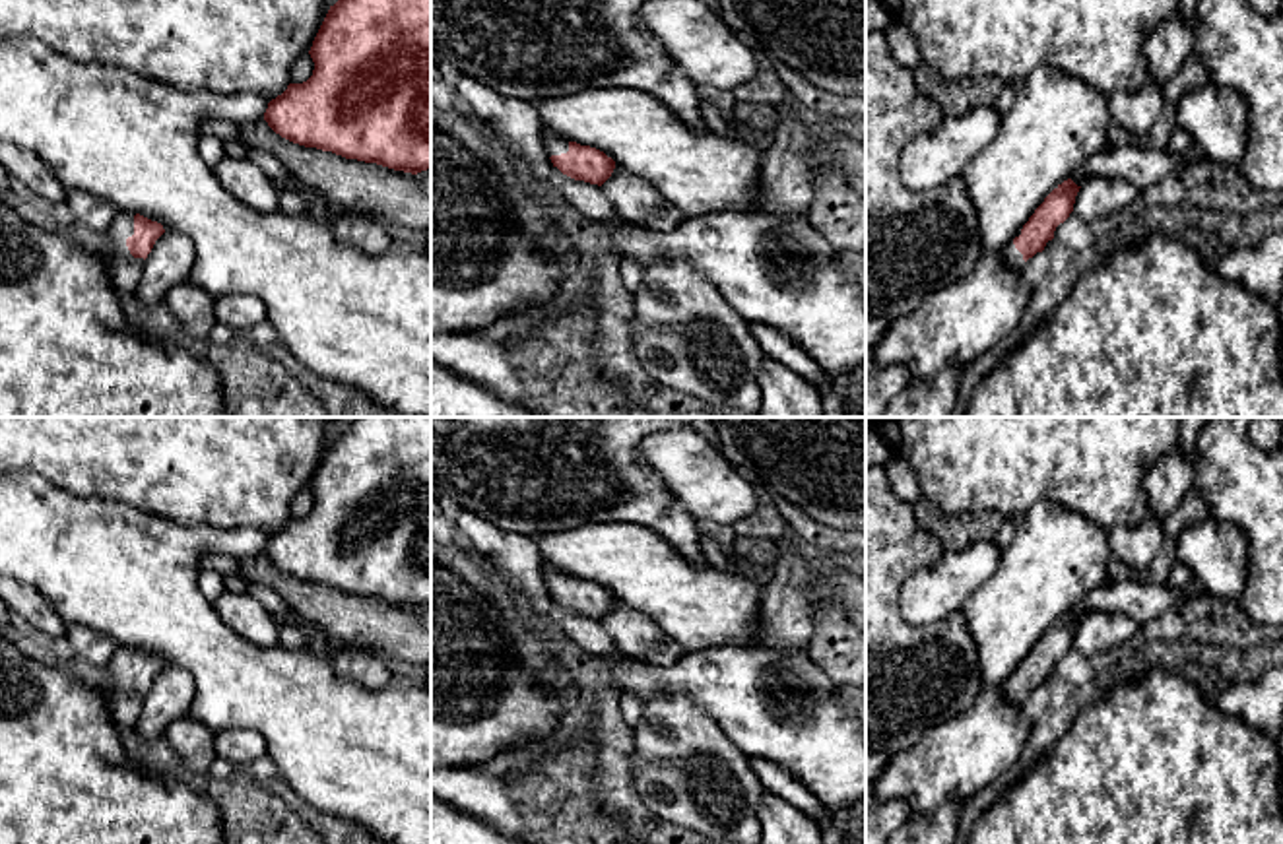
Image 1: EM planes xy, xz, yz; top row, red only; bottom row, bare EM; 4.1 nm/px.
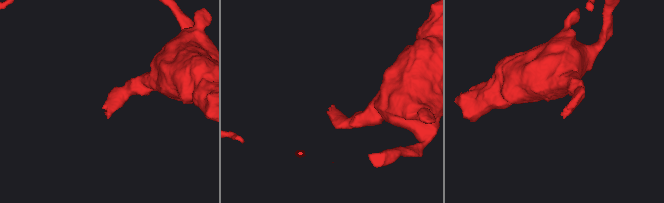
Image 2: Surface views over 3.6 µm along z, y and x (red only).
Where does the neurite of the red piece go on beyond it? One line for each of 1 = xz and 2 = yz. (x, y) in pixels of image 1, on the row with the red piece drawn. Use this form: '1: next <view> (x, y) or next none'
1: next xz (554, 146)
2: next yz (1008, 255)

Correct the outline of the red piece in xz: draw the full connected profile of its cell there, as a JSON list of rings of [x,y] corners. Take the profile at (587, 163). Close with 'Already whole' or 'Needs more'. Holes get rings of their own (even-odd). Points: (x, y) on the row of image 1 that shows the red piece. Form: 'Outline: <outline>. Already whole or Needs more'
Outline: [[[545,128],[543,146],[553,167],[575,180],[602,186],[615,169],[615,161],[604,151],[576,142],[567,142]]]. Needs more

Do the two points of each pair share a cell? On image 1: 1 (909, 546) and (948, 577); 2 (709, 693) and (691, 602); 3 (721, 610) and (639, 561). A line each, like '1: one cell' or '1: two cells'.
1: two cells
2: two cells
3: one cell

